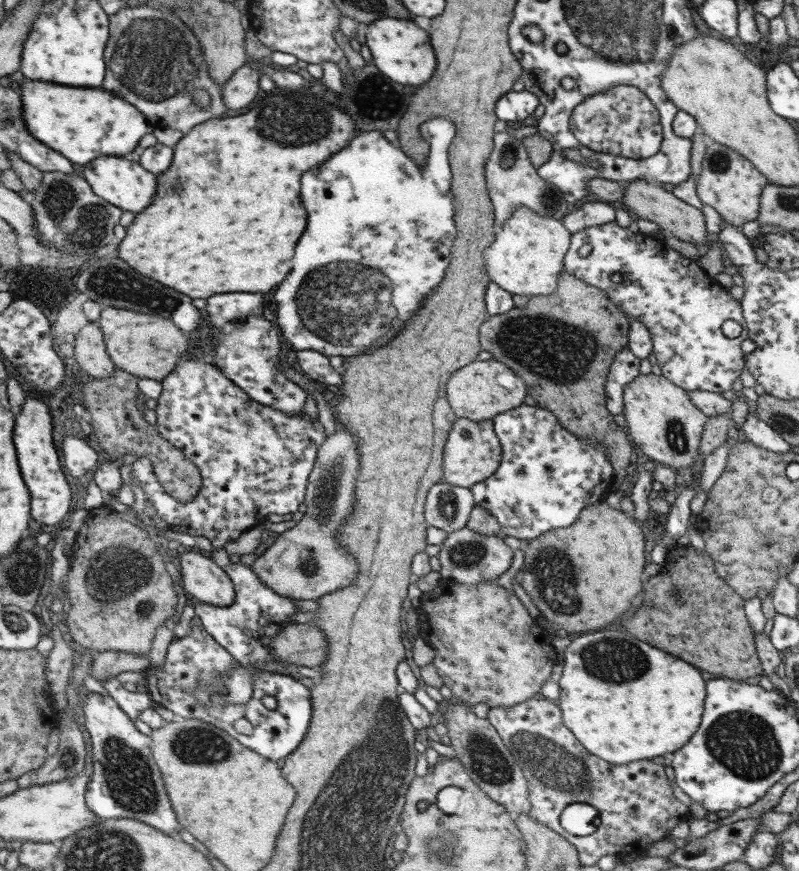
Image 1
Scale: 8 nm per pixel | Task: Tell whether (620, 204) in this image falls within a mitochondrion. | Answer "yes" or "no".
no

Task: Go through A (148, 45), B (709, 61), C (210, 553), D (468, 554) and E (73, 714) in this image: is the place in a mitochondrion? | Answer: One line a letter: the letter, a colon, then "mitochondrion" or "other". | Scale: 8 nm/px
A: mitochondrion
B: other
C: other
D: mitochondrion
E: other

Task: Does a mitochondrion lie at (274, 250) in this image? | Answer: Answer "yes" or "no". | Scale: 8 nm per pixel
no

